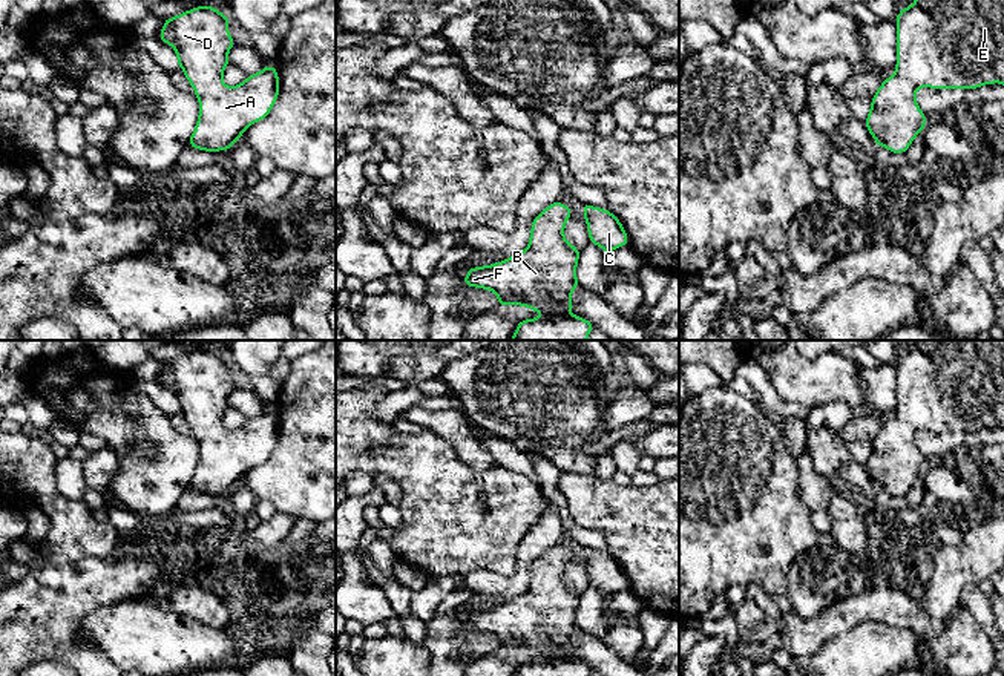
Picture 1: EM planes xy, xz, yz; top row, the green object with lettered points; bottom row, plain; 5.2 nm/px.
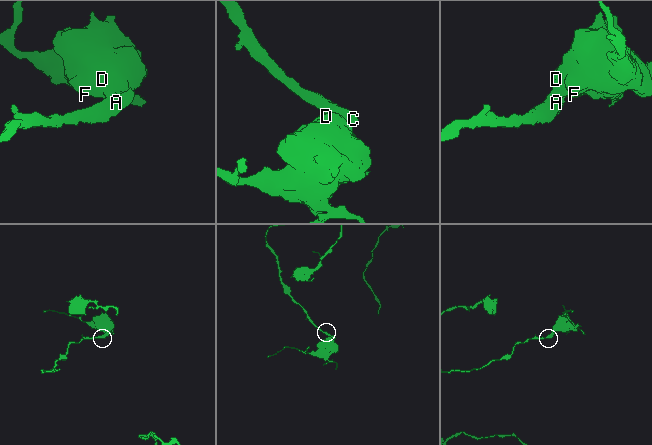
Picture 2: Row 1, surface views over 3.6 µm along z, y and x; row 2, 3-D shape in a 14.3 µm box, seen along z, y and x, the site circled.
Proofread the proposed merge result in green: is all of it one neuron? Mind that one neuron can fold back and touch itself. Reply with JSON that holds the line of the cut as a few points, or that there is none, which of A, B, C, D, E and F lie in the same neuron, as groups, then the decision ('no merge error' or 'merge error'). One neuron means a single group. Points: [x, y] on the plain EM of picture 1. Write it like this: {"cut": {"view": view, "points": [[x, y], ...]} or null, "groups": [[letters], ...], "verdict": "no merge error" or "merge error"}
{"cut": null, "groups": [["A", "B", "C", "D", "E", "F"]], "verdict": "no merge error"}

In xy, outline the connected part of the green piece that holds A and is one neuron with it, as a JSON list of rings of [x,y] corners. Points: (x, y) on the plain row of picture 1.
[[[201,348],[172,362],[166,362],[158,382],[176,394],[178,411],[195,432],[199,458],[189,483],[190,491],[205,495],[230,494],[245,472],[262,464],[271,455],[279,440],[279,418],[274,409],[265,409],[254,418],[247,418],[238,429],[225,429],[222,417],[230,408],[228,394],[236,388],[228,376],[228,359],[216,351]]]

